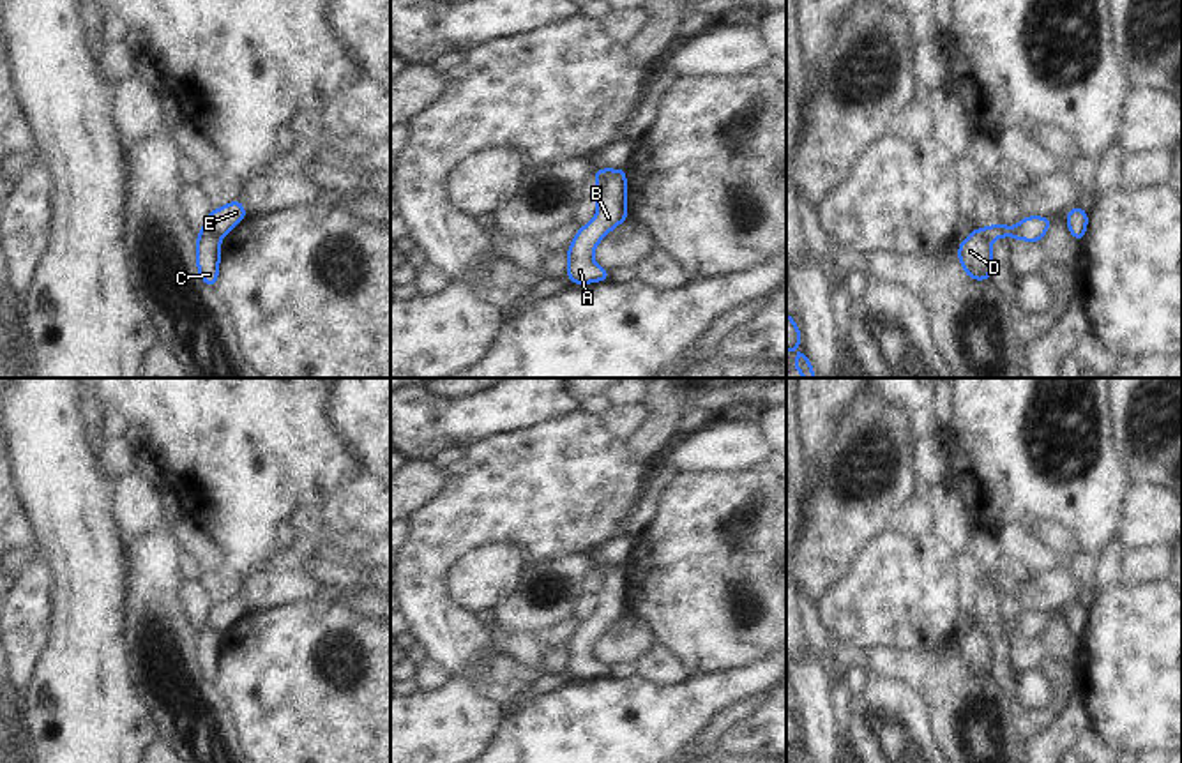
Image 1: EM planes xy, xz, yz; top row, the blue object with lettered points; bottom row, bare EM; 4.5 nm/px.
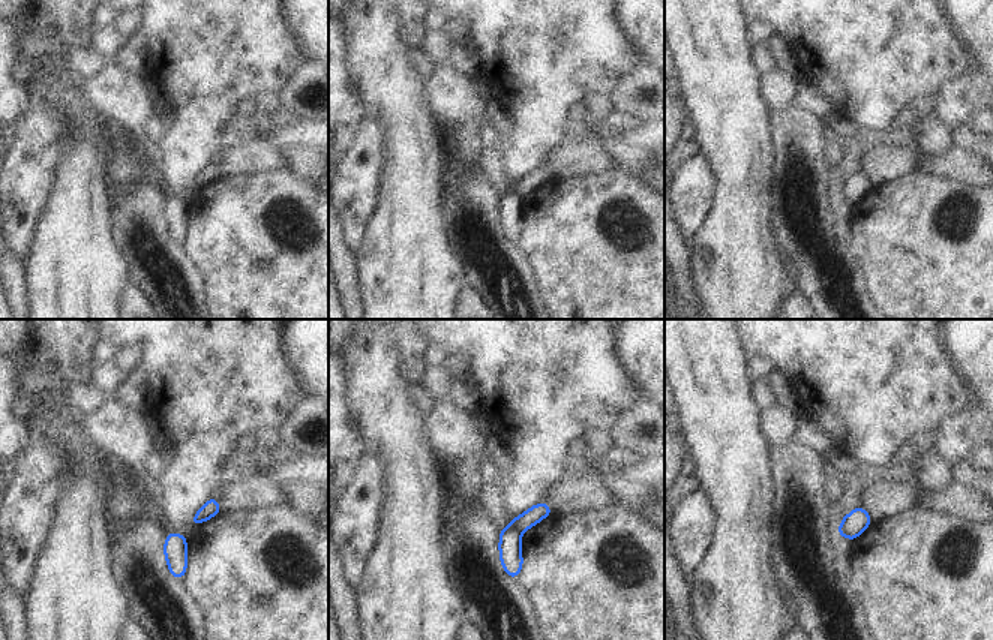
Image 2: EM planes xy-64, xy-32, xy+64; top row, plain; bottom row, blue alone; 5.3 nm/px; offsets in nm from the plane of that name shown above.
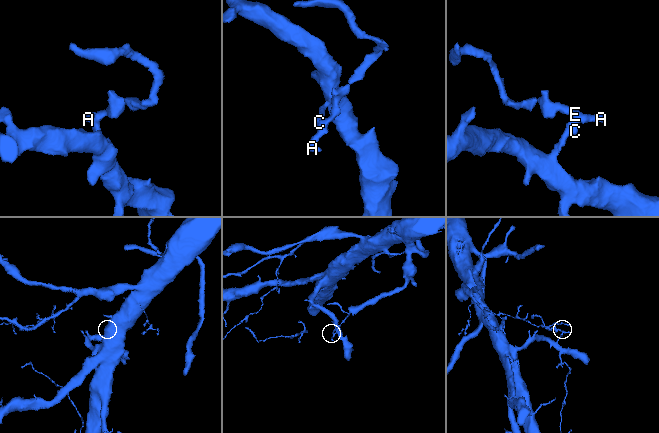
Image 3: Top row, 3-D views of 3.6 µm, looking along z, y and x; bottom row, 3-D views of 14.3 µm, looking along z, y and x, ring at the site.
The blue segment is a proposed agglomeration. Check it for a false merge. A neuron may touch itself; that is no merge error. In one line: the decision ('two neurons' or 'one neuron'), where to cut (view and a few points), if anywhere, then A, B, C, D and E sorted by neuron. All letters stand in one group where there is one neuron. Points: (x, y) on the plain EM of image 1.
two neurons; cut xy (202, 624), (219, 634); groups A B E / C D

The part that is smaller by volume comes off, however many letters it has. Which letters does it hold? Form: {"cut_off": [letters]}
{"cut_off": ["A", "B", "E"]}

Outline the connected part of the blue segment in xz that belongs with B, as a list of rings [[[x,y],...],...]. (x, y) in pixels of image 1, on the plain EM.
[[[625,563],[611,565],[595,576],[594,590],[597,608],[588,620],[578,623],[567,643],[567,675],[574,680],[610,676],[610,666],[599,662],[592,650],[613,623],[629,615]]]

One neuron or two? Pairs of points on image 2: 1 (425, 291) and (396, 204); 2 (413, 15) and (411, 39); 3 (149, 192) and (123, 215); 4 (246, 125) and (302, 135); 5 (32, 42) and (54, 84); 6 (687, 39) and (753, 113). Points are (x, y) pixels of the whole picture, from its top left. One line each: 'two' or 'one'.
1: one
2: one
3: one
4: one
5: one
6: one

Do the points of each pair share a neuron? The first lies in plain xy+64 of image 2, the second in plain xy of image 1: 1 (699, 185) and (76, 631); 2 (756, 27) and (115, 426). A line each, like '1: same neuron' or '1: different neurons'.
1: different neurons
2: same neuron

